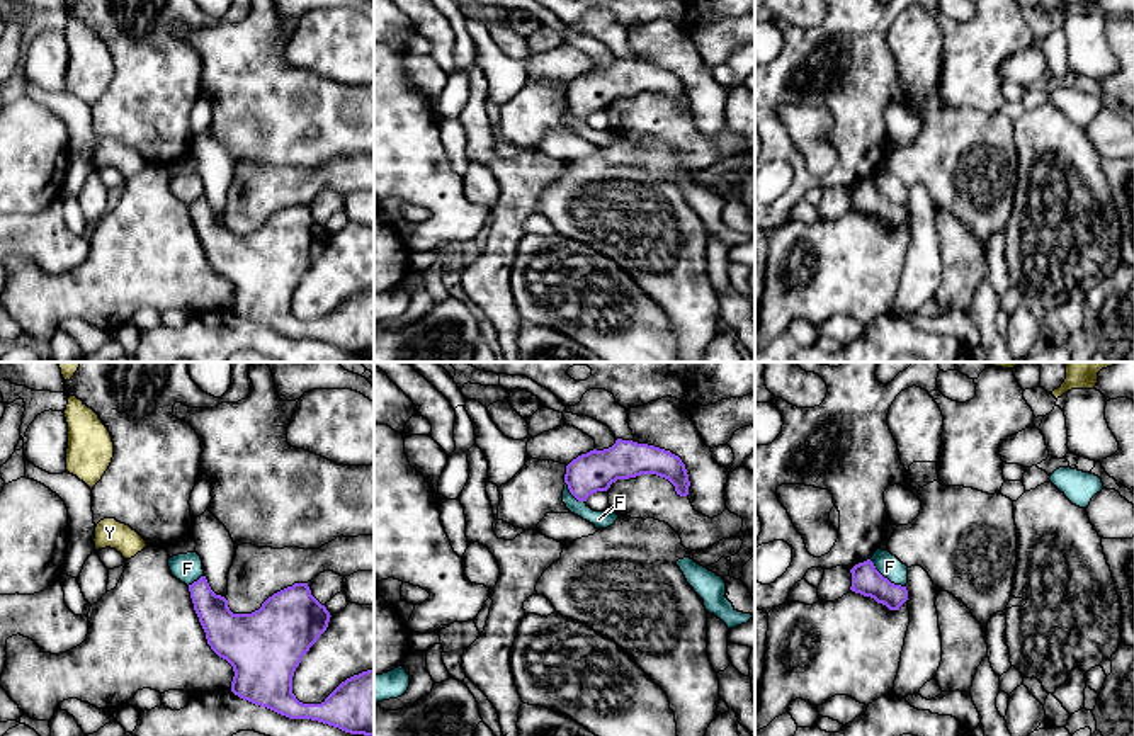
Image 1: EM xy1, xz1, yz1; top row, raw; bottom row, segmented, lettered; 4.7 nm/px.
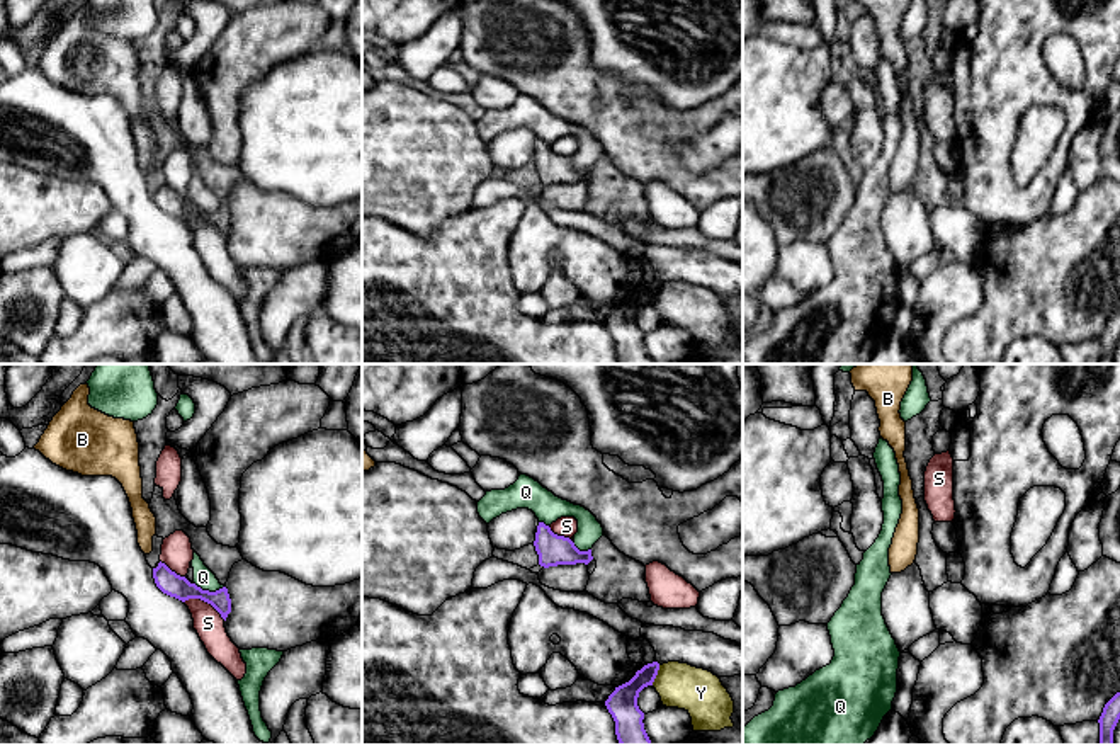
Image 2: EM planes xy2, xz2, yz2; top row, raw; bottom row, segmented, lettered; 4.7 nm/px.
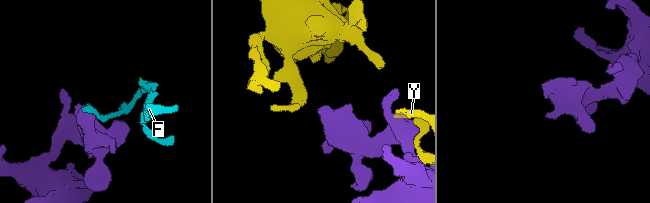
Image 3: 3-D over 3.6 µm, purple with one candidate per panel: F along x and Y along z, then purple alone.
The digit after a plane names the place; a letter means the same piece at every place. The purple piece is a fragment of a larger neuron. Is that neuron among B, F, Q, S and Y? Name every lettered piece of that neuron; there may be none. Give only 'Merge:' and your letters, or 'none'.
Merge: B

